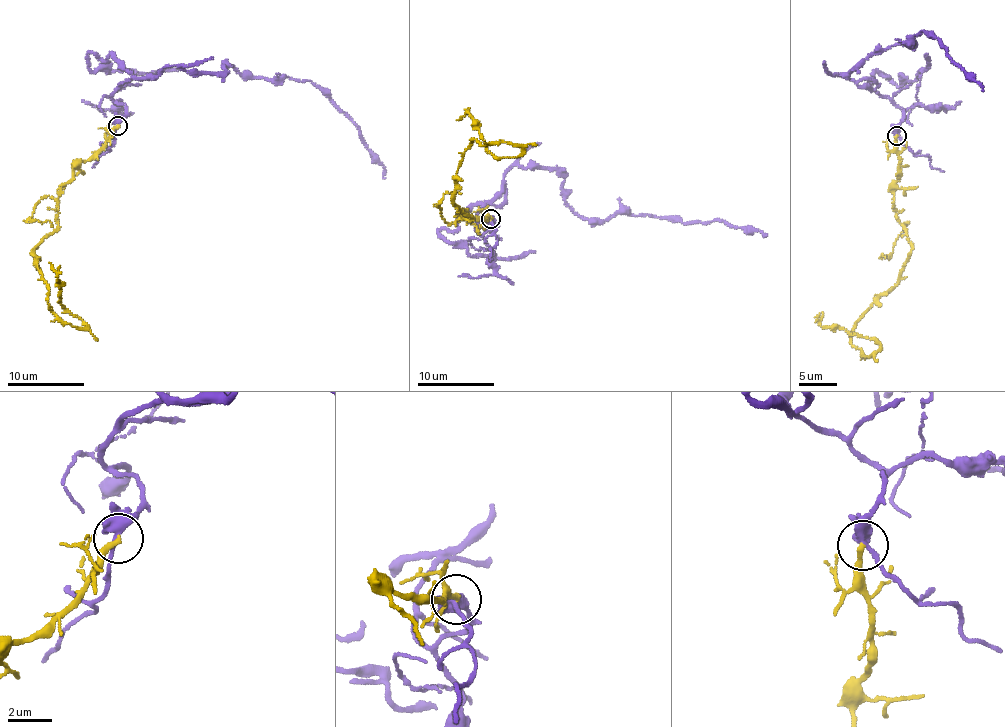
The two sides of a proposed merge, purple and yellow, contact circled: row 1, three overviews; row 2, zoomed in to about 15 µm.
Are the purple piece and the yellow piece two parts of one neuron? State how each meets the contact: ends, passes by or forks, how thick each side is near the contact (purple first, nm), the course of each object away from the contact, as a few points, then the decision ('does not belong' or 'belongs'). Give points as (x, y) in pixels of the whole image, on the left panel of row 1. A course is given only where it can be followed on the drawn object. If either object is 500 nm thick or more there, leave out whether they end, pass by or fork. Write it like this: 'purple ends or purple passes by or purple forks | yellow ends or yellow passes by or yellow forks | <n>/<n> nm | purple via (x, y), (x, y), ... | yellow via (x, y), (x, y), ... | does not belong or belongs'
purple passes by | yellow ends | 380/240 nm | purple via (117, 125), (118, 86), (165, 67), (311, 81), (385, 178) | yellow via (117, 125), (61, 187), (58, 226), (33, 251), (52, 312), (85, 327), (60, 301), (62, 283), (49, 262) | does not belong

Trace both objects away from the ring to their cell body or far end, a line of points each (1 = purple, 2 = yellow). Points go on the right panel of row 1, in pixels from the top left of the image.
1: (896, 135), (905, 110), (841, 76), (891, 46), (909, 47), (924, 30), (982, 90)
2: (896, 135), (892, 205), (911, 249), (851, 344), (864, 356), (877, 352), (875, 340), (823, 326), (822, 312)

